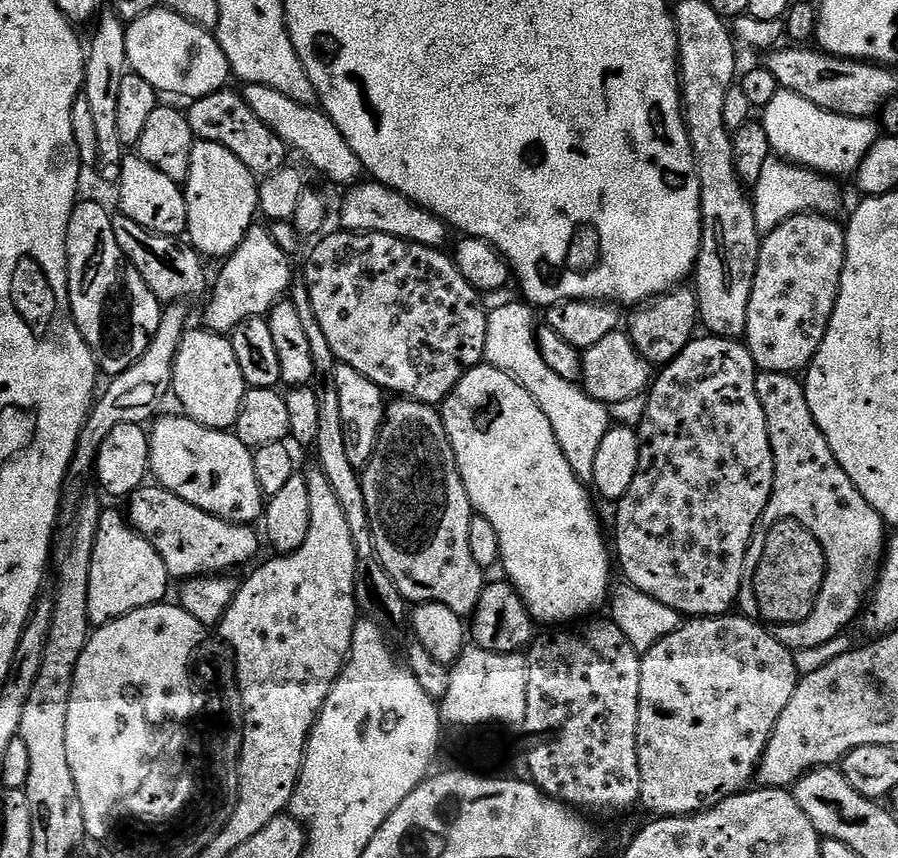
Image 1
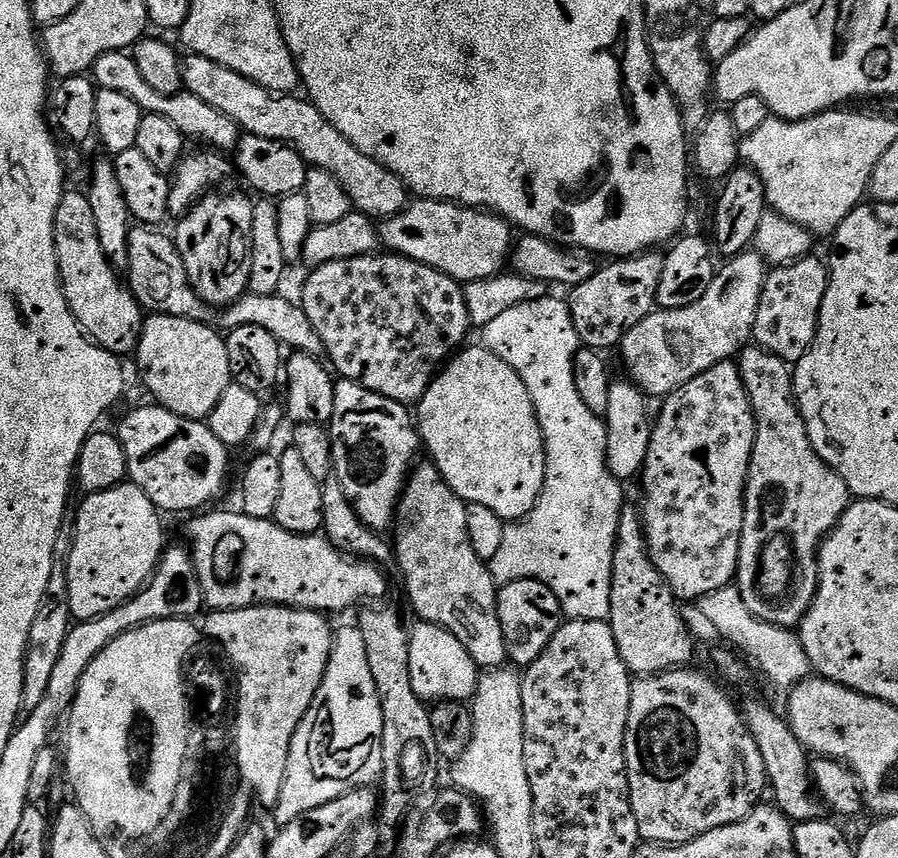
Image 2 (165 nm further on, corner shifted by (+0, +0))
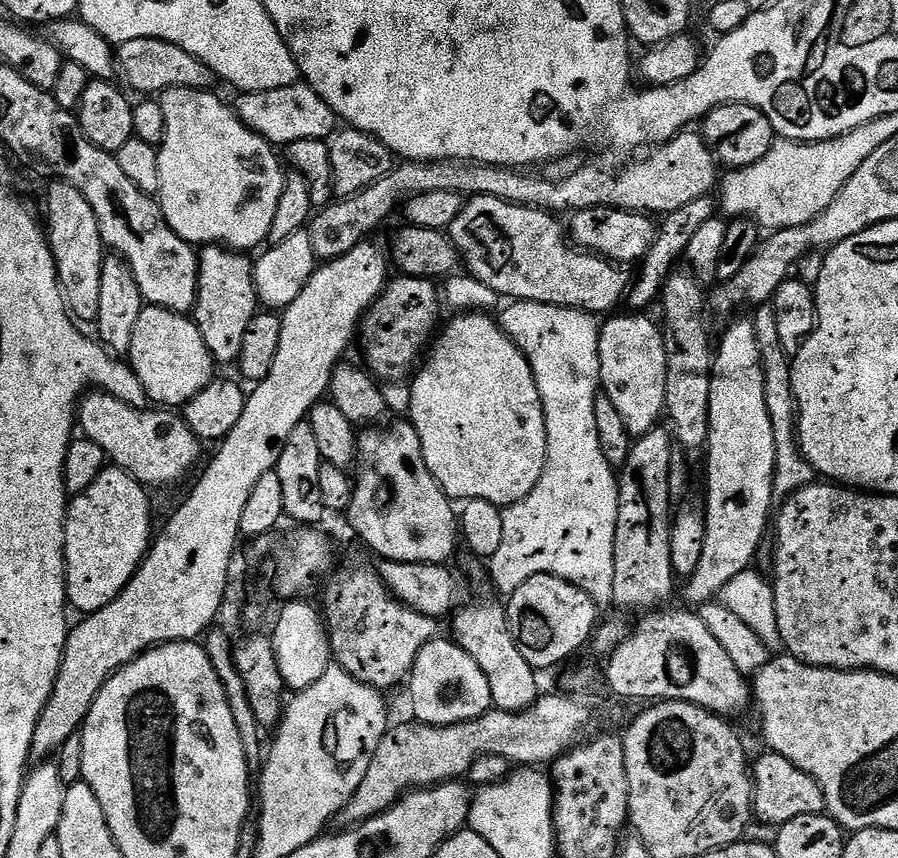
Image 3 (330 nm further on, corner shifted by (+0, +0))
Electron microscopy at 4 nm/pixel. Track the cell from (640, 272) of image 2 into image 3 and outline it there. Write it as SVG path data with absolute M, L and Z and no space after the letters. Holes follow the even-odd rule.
M711 195L698 198L698 202L689 202L686 206L681 206L679 210L667 213L663 217L664 221L659 221L656 240L650 246L650 250L644 256L640 277L633 279L627 291L626 304L632 310L648 310L652 303L654 305L661 299L663 288L667 284L673 273L677 271L676 259L683 257L690 246L690 238L701 228L705 222L710 222L717 215L718 204Z

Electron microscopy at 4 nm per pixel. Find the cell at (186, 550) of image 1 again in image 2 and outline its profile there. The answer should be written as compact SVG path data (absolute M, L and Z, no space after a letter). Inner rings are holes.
M243 510L207 512L189 519L193 520L188 524L187 543L204 591L204 603L209 609L225 612L231 608L249 608L255 604L284 604L288 608L309 608L312 612L333 614L387 597L384 595L388 592L388 580L380 573L383 572L381 565L341 552L323 534L294 534L290 530L282 530L275 519L250 518Z

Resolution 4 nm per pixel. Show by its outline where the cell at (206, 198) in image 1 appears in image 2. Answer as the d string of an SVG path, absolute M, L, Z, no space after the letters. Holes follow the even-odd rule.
M224 190L201 196L179 217L180 225L174 231L176 249L182 254L182 262L186 262L194 290L213 306L232 304L250 288L254 200L240 192L220 191Z

